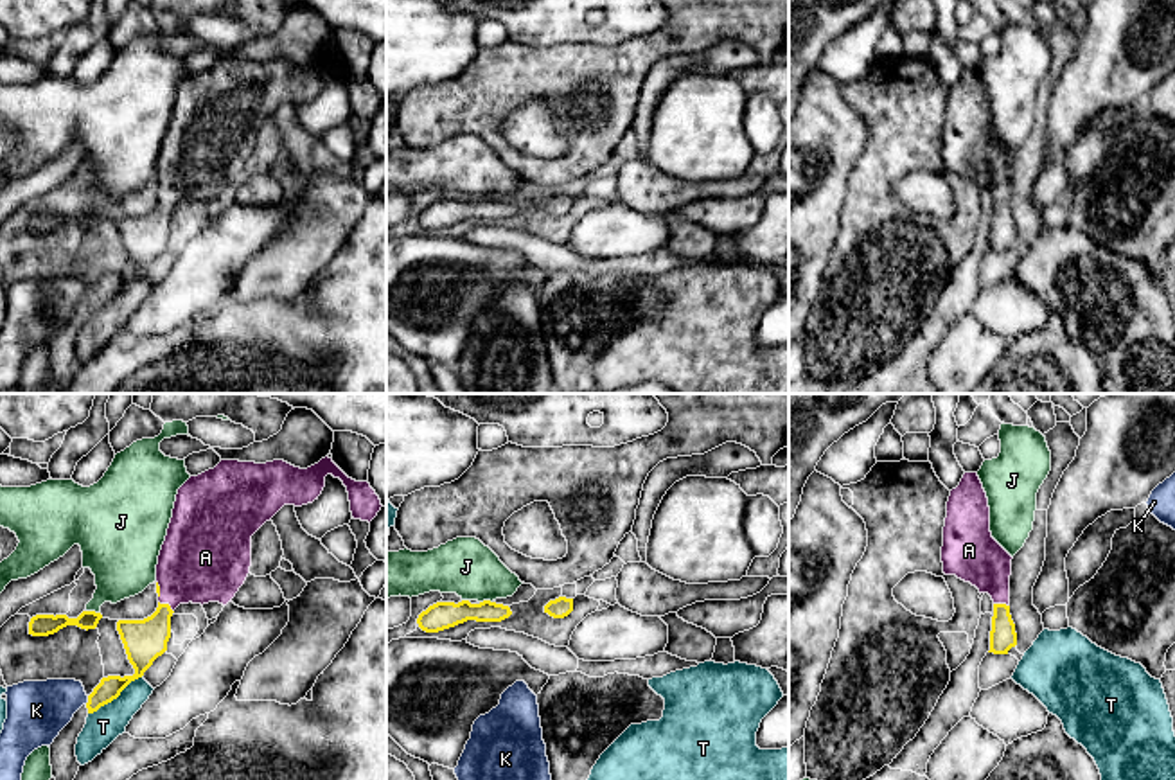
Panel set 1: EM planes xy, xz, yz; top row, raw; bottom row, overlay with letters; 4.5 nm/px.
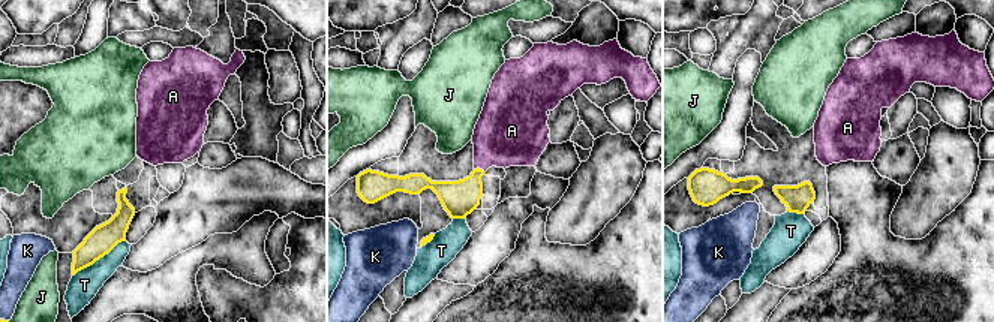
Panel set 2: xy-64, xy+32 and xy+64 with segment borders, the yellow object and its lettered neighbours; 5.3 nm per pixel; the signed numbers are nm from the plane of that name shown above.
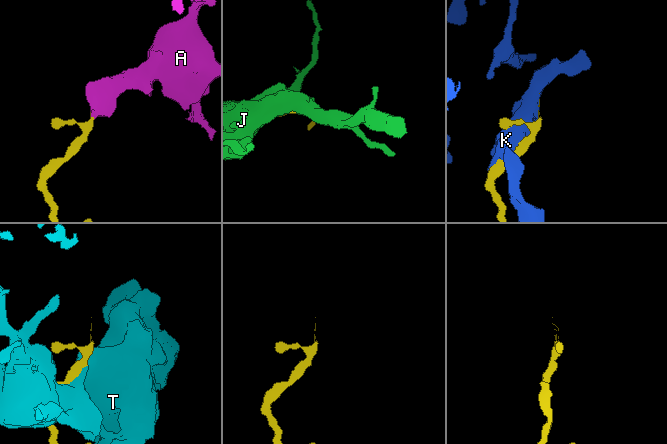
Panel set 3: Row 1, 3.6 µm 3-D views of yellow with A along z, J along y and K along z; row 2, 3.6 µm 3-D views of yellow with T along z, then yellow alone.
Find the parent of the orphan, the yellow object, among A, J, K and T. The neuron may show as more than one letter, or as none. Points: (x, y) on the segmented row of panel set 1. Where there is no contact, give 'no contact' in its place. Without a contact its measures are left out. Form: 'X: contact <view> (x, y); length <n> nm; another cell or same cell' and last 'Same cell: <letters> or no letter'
A: contact xy (167, 604); length 90 nm; same cell
J: contact xy (94, 611); length 70 nm; another cell
K: contact xy (88, 700); length 40 nm; another cell
T: contact xy (115, 698); length 300 nm; another cell
Same cell: A

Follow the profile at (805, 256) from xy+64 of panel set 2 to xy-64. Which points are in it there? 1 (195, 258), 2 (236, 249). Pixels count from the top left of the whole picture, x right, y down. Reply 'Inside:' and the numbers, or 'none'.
Inside: none

